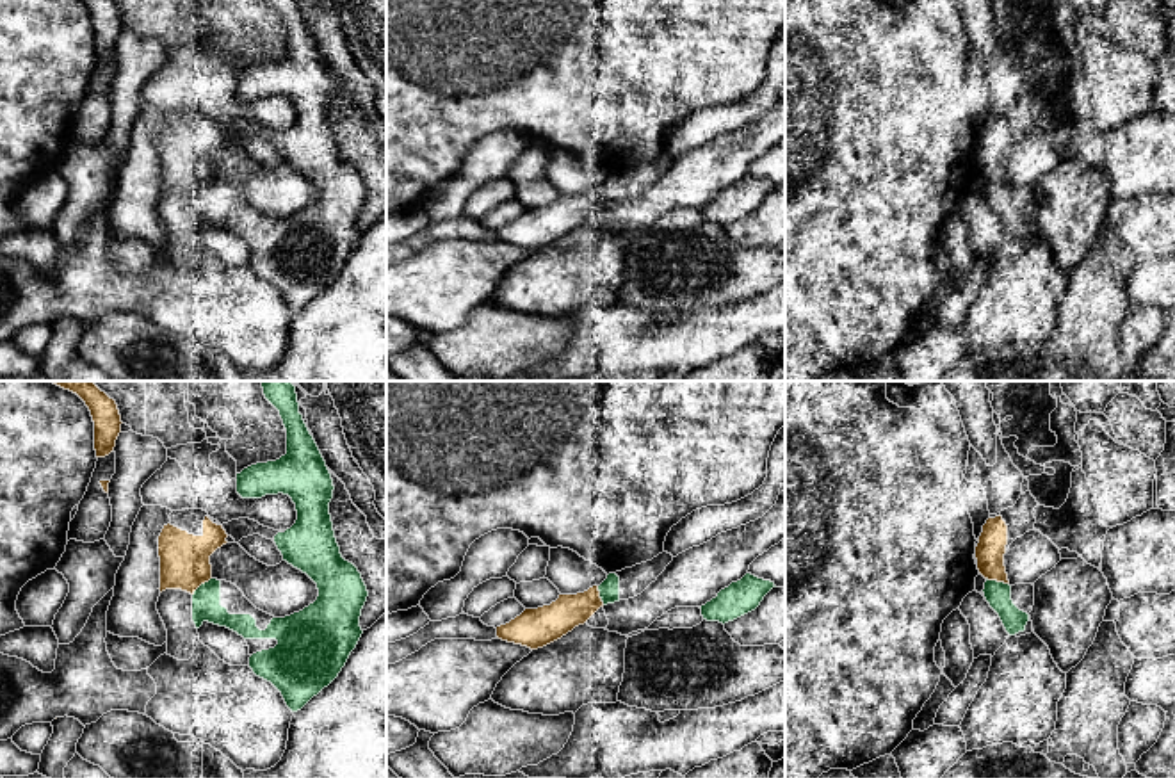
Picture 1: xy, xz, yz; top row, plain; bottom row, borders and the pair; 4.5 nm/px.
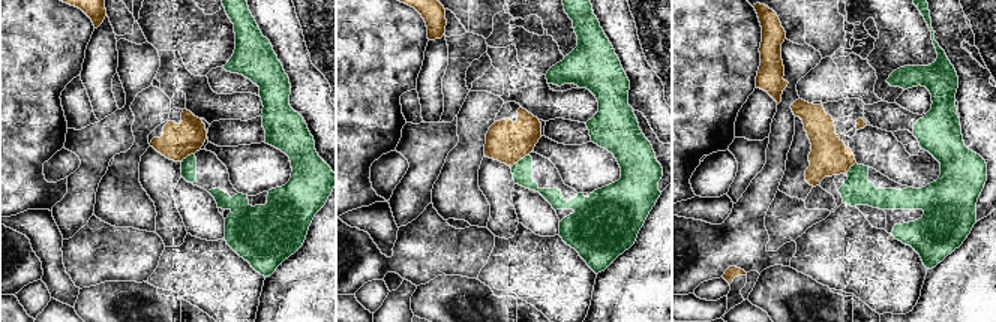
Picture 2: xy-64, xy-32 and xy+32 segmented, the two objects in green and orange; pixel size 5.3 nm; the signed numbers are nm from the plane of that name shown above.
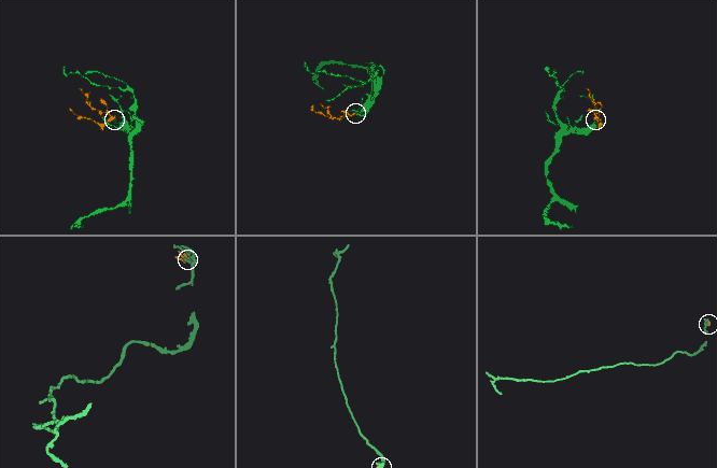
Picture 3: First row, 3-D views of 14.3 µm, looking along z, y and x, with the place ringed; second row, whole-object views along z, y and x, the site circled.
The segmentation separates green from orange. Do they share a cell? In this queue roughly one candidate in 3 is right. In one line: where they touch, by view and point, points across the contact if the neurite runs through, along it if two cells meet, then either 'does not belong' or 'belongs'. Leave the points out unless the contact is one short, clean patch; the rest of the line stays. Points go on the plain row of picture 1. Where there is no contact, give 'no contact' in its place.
contact yz (997, 184); does not belong

